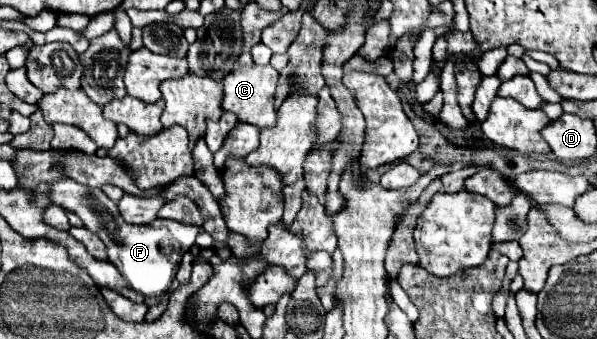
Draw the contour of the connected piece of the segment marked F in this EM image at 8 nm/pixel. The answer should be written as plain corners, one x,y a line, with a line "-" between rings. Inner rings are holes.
63,178
51,184
51,202
63,206
69,212
75,212
83,220
85,228
105,240
109,262
121,272
127,286
143,296
161,298
171,288
181,256
195,244
195,238
203,232
201,226
185,226
183,222
167,218
157,218
147,226
131,226
123,222
117,206
101,190
79,186
77,182
71,182
71,178

